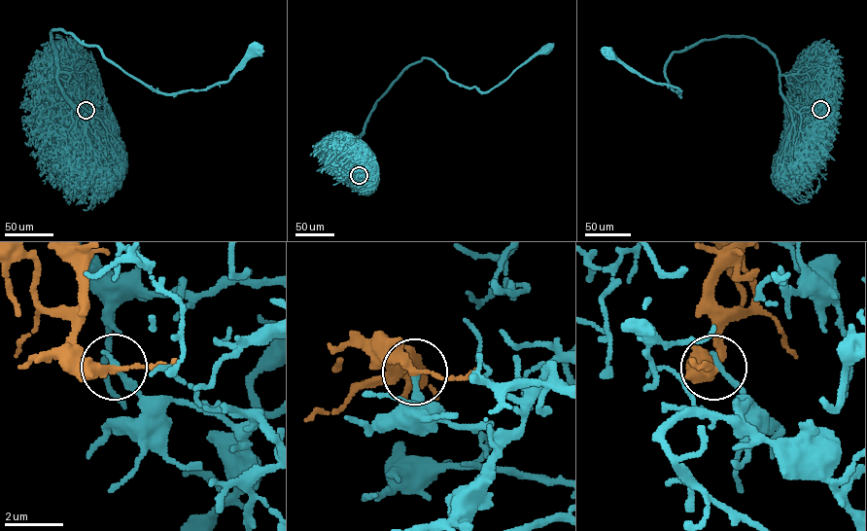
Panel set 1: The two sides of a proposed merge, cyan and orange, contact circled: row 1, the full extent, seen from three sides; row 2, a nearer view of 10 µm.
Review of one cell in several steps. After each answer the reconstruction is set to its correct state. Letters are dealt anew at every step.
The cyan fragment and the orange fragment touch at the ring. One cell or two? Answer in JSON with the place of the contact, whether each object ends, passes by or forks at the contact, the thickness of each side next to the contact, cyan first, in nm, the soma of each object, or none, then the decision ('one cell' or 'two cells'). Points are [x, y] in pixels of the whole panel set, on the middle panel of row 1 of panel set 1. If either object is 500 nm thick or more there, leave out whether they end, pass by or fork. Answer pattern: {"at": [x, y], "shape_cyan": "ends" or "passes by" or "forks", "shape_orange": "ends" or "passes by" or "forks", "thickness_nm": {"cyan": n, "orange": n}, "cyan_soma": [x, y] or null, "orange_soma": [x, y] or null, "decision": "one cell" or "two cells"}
{"at": [359, 175], "shape_cyan": "ends", "shape_orange": "passes by", "thickness_nm": {"cyan": 200, "orange": 260}, "cyan_soma": [546, 49], "orange_soma": null, "decision": "two cells"}

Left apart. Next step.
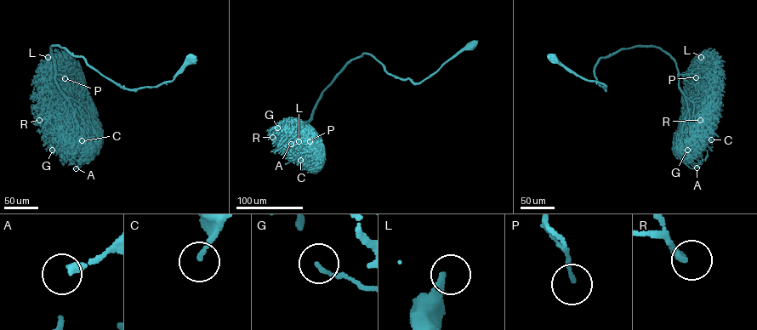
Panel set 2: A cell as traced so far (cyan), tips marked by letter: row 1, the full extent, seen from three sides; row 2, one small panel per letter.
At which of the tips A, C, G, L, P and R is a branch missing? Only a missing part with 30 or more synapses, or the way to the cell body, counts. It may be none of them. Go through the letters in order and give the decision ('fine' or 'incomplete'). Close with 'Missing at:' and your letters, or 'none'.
A: fine
C: fine
G: fine
L: incomplete
P: fine
R: fine
Missing at: L

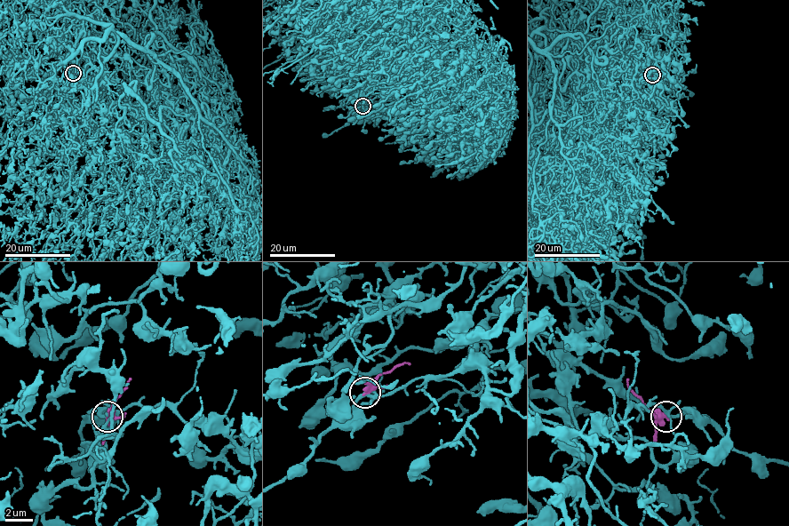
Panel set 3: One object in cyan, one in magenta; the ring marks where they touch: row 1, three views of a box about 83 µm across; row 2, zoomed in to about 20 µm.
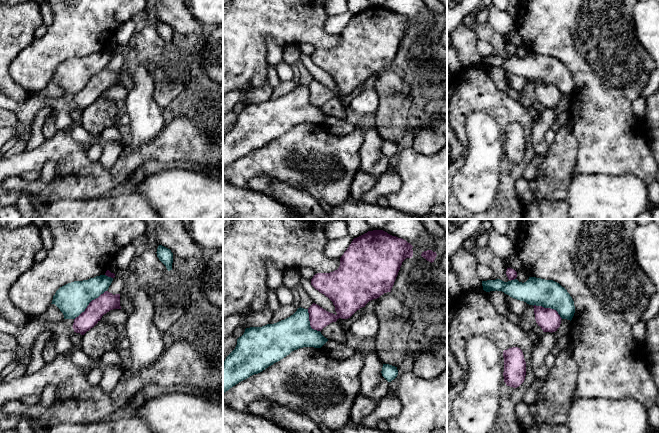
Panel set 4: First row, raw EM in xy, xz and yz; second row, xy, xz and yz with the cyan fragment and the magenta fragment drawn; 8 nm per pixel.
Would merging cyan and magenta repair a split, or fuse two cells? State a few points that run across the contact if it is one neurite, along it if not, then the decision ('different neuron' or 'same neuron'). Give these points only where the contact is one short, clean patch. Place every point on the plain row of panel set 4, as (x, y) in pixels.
different neuron

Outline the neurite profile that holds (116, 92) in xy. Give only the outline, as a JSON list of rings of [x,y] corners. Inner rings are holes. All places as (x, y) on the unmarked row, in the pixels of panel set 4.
[[[113,85],[104,90],[101,96],[111,101],[126,100],[127,93],[128,90],[122,85]]]

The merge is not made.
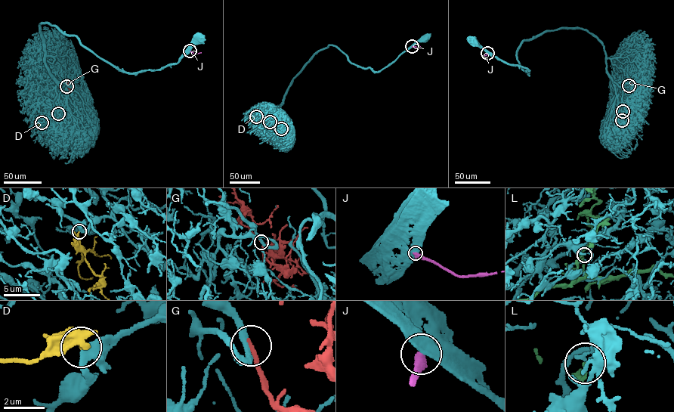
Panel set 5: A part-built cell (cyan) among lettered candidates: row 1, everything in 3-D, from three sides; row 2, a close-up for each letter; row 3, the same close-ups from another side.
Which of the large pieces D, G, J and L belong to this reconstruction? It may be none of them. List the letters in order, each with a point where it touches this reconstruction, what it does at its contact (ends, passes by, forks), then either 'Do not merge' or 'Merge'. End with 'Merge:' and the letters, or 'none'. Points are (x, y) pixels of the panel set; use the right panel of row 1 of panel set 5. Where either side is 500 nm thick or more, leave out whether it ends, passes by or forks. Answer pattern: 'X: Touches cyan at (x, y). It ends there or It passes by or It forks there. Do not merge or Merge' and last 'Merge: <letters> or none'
D: Touches cyan at (622, 120). It ends there. Merge
G: Touches cyan at (629, 85). It ends there. Merge
J: Touches cyan at (487, 53). Do not merge
L: Touches cyan at (622, 111). It ends there. Do not merge
Merge: D, G

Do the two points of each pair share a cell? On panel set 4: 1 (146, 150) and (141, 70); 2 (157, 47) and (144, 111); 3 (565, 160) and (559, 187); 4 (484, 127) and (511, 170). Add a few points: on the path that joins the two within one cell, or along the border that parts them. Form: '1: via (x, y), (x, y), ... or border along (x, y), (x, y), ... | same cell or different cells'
1: border along (163, 127), (153, 139), (126, 156) | different cells
2: via (143, 63), (143, 95) | same cell
3: via (559, 167), (559, 180) | same cell
4: border along (504, 158), (500, 163), (499, 181) | different cells

